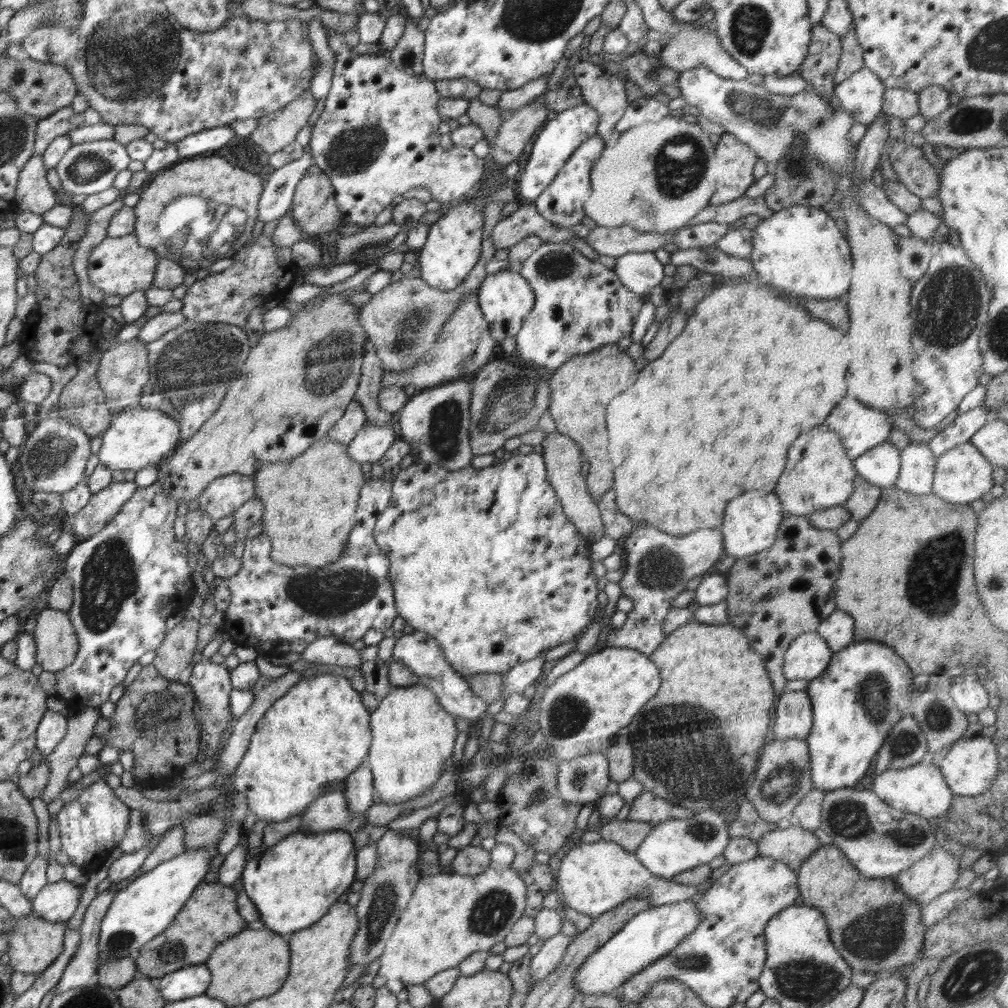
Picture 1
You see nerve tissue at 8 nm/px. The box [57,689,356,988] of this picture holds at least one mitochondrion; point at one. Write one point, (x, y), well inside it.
(120, 941)

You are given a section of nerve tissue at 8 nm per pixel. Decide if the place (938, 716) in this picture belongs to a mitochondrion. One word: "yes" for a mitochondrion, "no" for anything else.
yes

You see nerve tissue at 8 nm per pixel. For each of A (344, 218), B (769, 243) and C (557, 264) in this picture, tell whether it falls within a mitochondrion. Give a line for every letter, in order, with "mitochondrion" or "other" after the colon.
A: other
B: other
C: mitochondrion

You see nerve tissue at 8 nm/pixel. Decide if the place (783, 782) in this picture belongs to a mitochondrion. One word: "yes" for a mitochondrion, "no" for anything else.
yes

